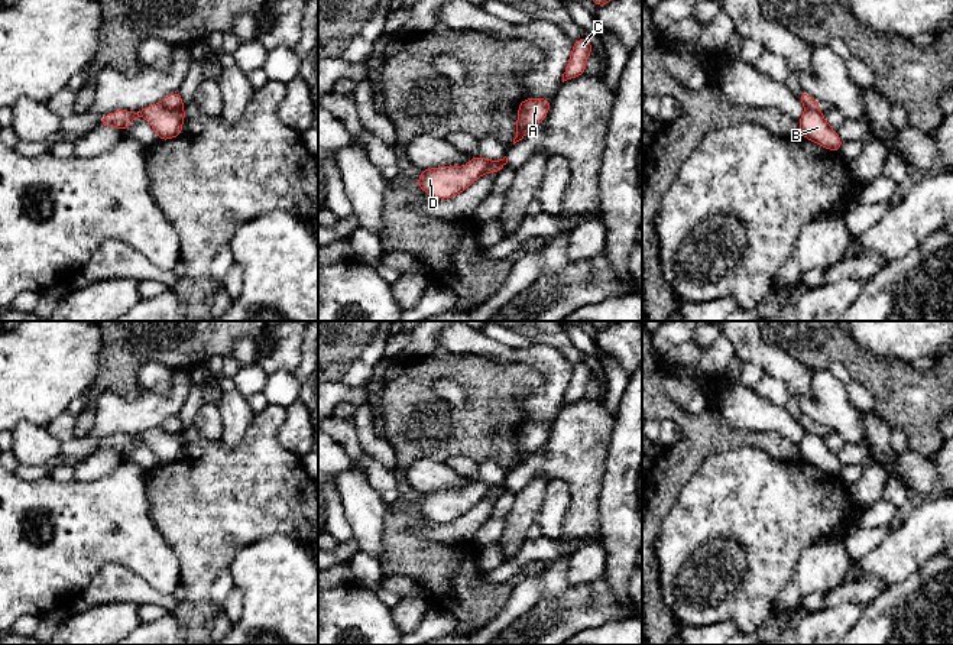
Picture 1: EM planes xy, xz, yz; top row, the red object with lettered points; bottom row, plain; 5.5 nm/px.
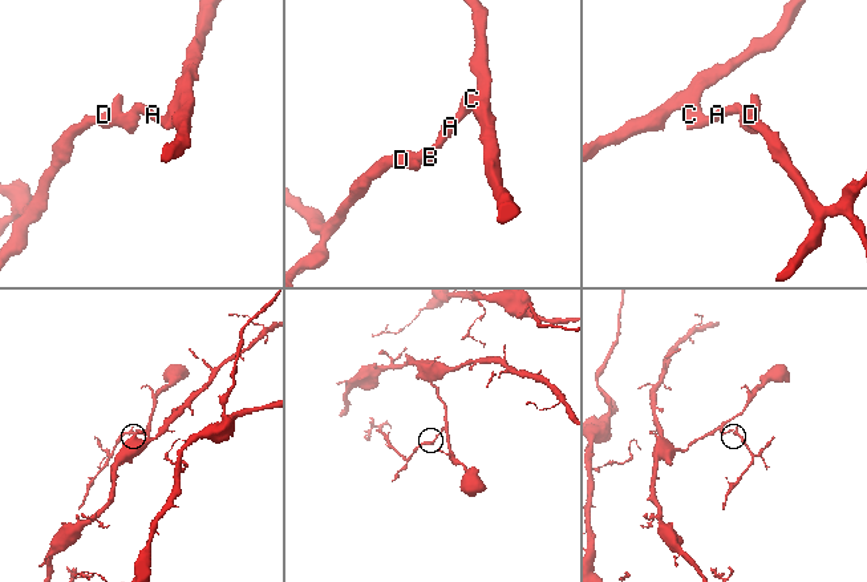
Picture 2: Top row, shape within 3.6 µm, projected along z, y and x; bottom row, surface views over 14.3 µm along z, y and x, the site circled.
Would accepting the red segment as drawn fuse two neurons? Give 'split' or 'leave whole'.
split

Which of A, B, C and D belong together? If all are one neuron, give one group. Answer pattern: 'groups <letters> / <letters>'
groups A C / B D

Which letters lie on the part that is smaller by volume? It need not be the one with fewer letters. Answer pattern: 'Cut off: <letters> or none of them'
Cut off: B, D

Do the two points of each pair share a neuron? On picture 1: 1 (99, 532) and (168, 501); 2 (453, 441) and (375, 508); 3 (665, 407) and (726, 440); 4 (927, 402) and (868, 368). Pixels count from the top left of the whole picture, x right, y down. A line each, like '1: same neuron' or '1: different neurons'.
1: different neurons
2: different neurons
3: same neuron
4: same neuron

